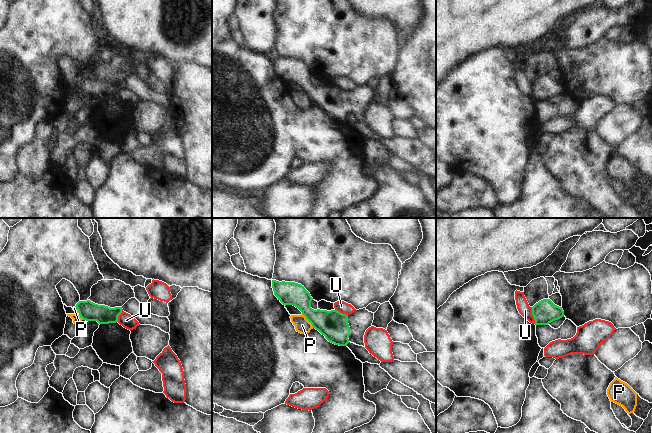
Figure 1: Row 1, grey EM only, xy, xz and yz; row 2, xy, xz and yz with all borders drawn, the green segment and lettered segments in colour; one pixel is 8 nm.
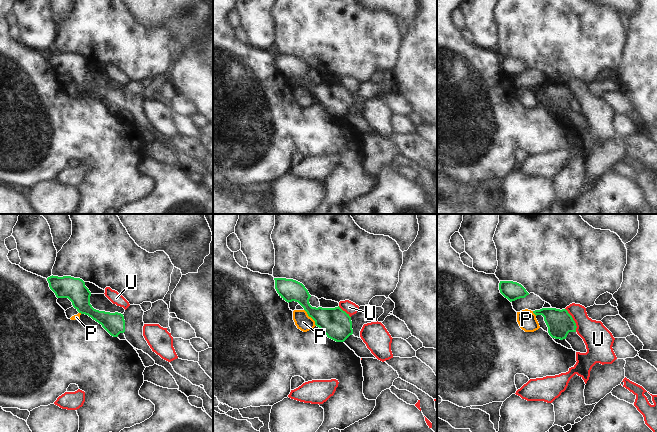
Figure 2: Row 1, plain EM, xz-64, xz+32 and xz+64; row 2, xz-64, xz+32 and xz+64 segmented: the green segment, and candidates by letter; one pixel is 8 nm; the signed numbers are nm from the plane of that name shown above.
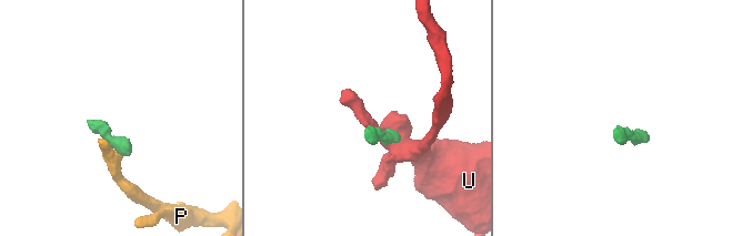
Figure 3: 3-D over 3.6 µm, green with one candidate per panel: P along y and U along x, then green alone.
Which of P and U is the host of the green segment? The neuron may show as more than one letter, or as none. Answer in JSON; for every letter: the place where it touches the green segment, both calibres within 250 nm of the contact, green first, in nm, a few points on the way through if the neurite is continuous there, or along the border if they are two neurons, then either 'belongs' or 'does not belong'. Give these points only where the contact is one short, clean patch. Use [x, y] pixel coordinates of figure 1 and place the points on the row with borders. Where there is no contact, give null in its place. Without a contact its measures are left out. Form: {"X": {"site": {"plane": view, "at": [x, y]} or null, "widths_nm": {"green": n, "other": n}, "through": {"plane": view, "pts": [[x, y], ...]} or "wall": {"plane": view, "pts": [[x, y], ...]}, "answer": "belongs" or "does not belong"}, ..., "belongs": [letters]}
{"P": {"site": {"plane": "xz", "at": [307, 319]}, "widths_nm": {"green": 220, "other": 120}, "wall": {"plane": "xz", "pts": [[302, 313], [313, 327]]}, "answer": "does not belong"}, "U": {"site": {"plane": "yz", "at": [533, 316]}, "widths_nm": {"green": 190, "other": 100}, "wall": {"plane": "yz", "pts": [[531, 307], [531, 313], [536, 325]]}, "answer": "does not belong"}, "belongs": []}

